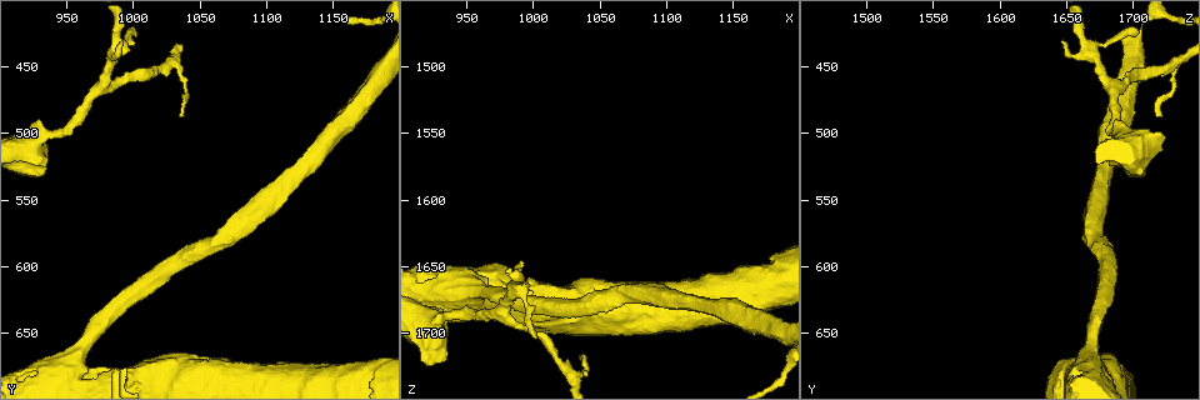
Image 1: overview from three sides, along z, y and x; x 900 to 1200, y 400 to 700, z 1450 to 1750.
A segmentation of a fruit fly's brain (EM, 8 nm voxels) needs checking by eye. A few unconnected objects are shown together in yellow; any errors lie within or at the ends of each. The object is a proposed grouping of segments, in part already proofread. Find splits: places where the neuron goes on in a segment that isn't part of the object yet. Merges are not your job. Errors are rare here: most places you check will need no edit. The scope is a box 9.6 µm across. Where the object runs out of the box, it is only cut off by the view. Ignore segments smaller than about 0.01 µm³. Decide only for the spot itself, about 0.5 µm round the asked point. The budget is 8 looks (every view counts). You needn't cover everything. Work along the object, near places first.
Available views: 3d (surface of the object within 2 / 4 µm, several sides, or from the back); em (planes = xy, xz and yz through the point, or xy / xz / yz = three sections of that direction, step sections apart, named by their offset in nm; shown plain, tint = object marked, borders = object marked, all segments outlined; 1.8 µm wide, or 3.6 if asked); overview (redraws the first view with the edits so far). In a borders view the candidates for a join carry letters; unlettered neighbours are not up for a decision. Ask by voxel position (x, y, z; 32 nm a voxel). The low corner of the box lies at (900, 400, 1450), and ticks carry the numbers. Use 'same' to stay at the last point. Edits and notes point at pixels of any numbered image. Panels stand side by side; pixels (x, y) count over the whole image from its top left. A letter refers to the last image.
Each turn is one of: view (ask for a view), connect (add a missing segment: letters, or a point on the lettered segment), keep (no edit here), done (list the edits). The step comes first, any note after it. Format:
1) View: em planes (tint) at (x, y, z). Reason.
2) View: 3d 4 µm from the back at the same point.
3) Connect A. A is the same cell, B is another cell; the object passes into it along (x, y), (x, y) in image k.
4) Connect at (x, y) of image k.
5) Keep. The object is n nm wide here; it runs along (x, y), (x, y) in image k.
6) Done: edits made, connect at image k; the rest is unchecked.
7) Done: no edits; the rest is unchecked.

View: 3d 4 µm at (1002, 422, 1702). Thin end.

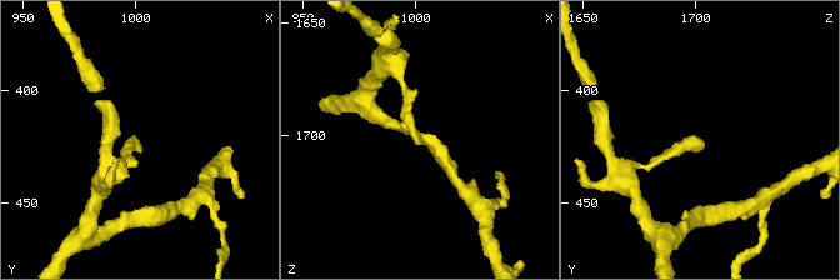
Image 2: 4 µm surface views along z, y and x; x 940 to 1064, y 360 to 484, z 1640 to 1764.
View: em yz step 8 (borders) at (1002, 423, 1705). Shape alone is not enough.

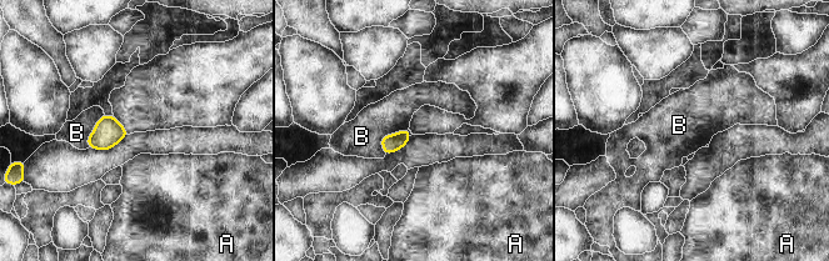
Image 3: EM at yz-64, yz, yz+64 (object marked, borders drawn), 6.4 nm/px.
Keep. The object is 110 nm wide here; A and B are other cells; a border runs along (410, 134), (385, 135), (383, 151) in image 3; no lettered segment goes on from it.

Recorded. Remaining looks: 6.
View: 3d 4 µm at (1036, 488, 1718). An open end.

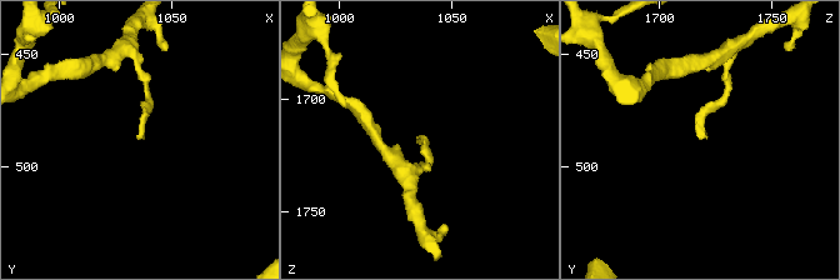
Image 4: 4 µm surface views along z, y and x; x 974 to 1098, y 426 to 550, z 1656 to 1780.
View: em xy step 16 (tint) at (1036, 487, 1718).

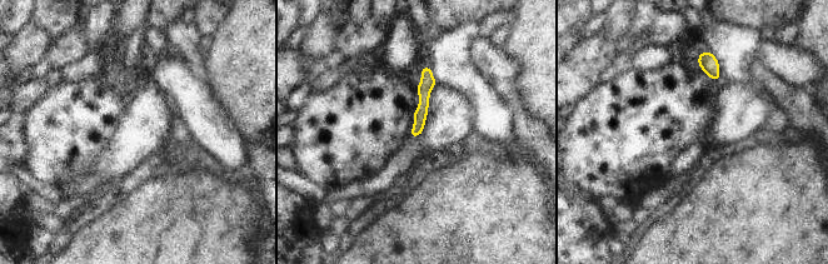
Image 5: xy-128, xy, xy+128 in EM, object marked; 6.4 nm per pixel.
View: em planes (borders) at the same point.

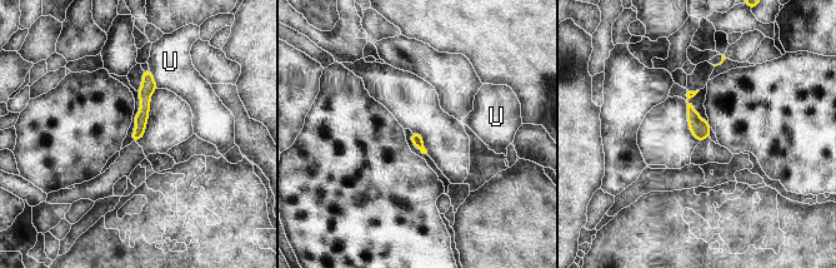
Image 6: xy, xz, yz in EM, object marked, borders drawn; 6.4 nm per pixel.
Keep. The object is 80 nm wide here; U is another cell; no lettered segment goes on from it.

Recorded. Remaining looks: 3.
View: em planes (borders) at (990, 430, 1648). Branch stops here.

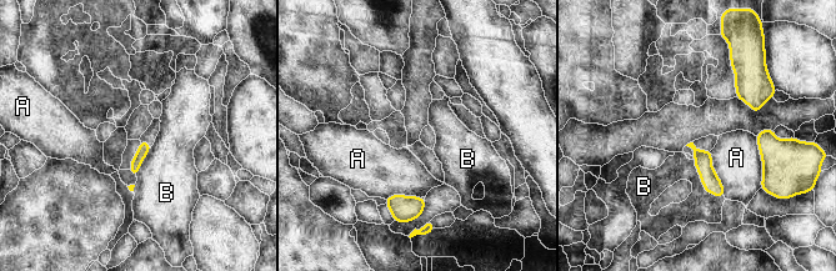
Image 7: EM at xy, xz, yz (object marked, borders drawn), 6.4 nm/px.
Keep. A and B are other cells; a border runs along (692, 160), (702, 186), (724, 197) in image 7; none of them fits.

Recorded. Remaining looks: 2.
Done: no edits; the rest is unchecked.

